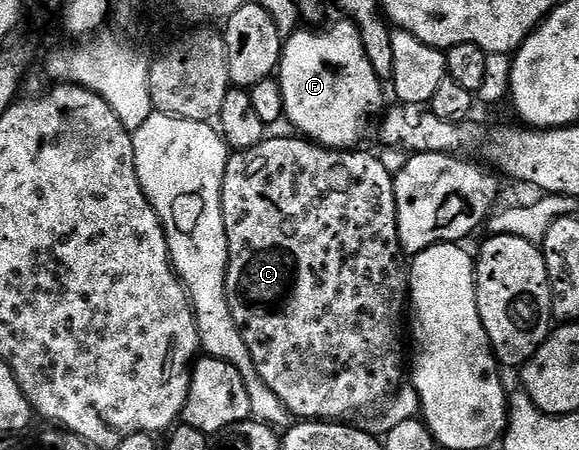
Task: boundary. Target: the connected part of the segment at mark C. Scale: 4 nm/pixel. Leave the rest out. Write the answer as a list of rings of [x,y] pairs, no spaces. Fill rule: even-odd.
[[[267,137],[252,149],[234,151],[226,166],[222,186],[222,216],[230,254],[226,266],[228,307],[232,309],[236,325],[242,328],[244,345],[248,345],[250,355],[254,358],[256,373],[264,385],[268,385],[268,389],[272,389],[272,393],[284,401],[291,416],[302,421],[342,421],[350,417],[346,415],[389,400],[404,379],[402,314],[405,316],[408,311],[410,277],[408,259],[398,236],[394,176],[384,169],[384,165],[380,165],[377,154],[369,155],[366,149],[331,151],[329,147],[320,147],[305,137],[293,138]]]

